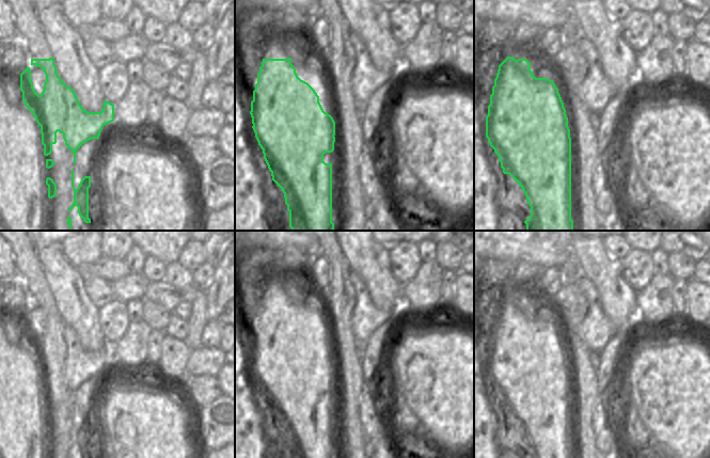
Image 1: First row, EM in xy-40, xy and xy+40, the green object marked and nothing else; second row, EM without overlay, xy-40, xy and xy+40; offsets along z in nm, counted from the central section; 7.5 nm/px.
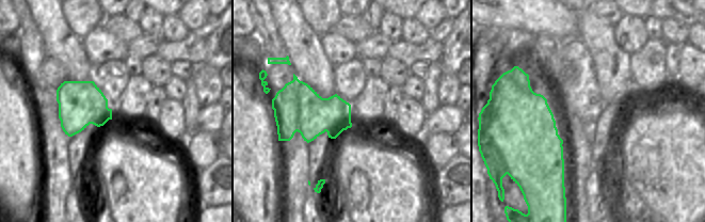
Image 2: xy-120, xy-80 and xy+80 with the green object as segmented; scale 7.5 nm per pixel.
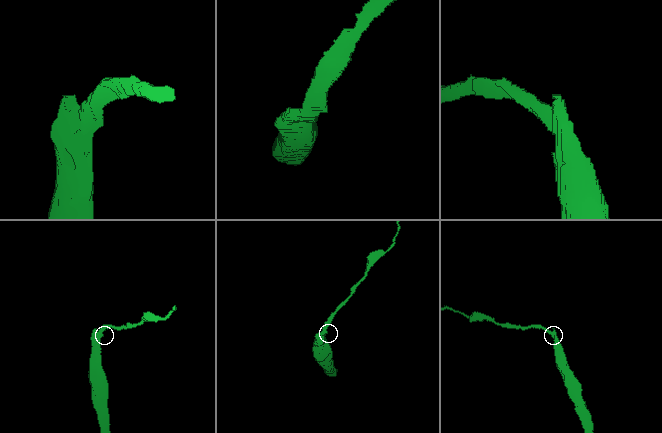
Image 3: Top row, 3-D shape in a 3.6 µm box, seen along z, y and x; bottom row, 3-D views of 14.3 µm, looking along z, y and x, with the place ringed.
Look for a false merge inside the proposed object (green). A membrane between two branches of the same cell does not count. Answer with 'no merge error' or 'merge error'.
merge error

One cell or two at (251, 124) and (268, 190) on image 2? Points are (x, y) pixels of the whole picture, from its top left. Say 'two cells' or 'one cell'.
one cell

